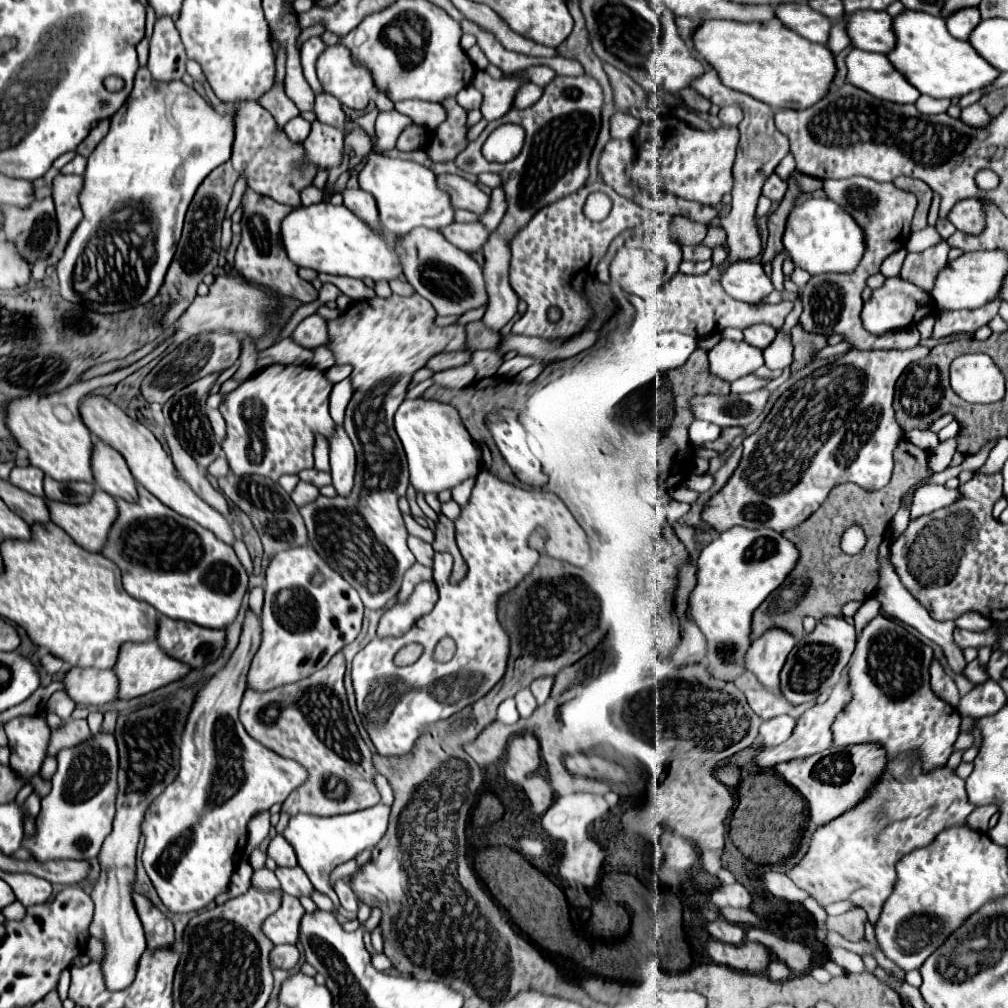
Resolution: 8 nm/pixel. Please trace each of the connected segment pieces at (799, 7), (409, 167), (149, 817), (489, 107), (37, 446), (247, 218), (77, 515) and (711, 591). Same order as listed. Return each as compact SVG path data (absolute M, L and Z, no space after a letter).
M784 3L776 7L776 17L798 35L814 41L828 43L830 37L830 19L822 13L816 13L808 3Z
M370 153L366 167L358 175L358 183L360 189L376 197L382 227L398 237L404 237L416 227L442 229L454 223L454 207L448 193L436 185L436 175L428 167L422 167L414 161L390 159L386 155Z
M248 611L240 645L236 647L232 659L196 695L182 731L178 777L148 805L142 821L142 835L146 841L142 851L144 869L164 905L174 913L200 911L210 905L216 895L224 893L230 885L230 877L236 865L244 855L244 847L248 841L248 821L256 813L268 811L274 803L282 803L296 787L300 787L308 779L308 771L298 761L272 753L272 749L252 739L240 725L238 709L248 687L246 675L250 669L250 661L260 647L260 635L260 619Z
M478 71L472 85L484 95L482 101L482 117L486 121L496 121L500 119L504 113L508 113L514 105L514 97L516 91L528 83L526 77L504 77L500 81L494 81L490 75L486 75L484 71Z
M128 365L124 369L116 369L116 373L106 373L106 377L94 377L92 381L78 381L76 385L66 387L64 391L52 395L32 395L24 399L16 399L8 405L8 429L18 441L20 447L28 451L28 459L34 467L42 469L54 481L88 481L94 483L92 475L92 437L88 427L82 425L82 417L78 411L80 399L98 387L116 385L130 373L134 373L138 365Z
M246 189L244 199L242 199L242 207L244 207L244 217L242 217L242 241L236 249L236 261L234 261L234 269L248 279L254 285L272 289L278 295L284 297L294 297L302 303L312 303L318 299L318 291L312 287L312 283L304 281L298 277L298 267L288 259L288 253L282 245L282 233L280 233L280 225L282 219L294 211L294 207L290 205L282 205L270 197L264 197L252 189Z
M96 489L94 495L90 497L88 503L84 505L68 505L68 503L60 503L60 501L48 501L46 499L46 505L50 509L50 515L52 515L52 521L66 529L70 533L72 539L76 539L80 543L80 547L84 547L86 551L90 553L100 553L104 549L104 543L108 541L108 533L118 517L118 505L116 505L116 499L110 497L106 491L102 489Z
M732 527L720 533L708 547L704 547L698 559L698 573L696 573L696 587L690 593L690 615L694 623L702 629L708 639L708 671L724 681L734 681L742 669L742 657L750 645L750 617L756 607L792 573L796 561L800 559L800 549L792 545L782 533L774 529L748 529L748 527Z

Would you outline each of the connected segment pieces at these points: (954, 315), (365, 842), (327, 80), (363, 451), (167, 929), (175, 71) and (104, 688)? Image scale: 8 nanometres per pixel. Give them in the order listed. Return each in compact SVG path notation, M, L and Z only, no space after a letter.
M992 301L980 309L962 309L962 311L940 311L934 325L934 339L956 335L956 333L974 333L986 325L998 313L1000 301Z
M378 803L378 805L362 809L362 811L354 811L348 815L334 815L334 817L294 815L294 817L290 817L288 827L284 829L284 837L294 847L296 857L298 857L298 865L306 871L312 885L320 893L330 897L335 909L340 907L340 903L332 885L330 885L332 871L338 865L354 859L364 849L374 849L376 843L384 837L386 829L388 829L388 817L390 817L390 807L384 803Z
M340 45L328 47L318 57L316 71L326 93L350 109L366 109L368 93L374 83L366 69L354 67L348 49Z
M414 293L412 297L392 295L388 299L376 297L370 301L352 301L348 311L340 319L328 321L328 333L330 333L328 349L332 349L336 363L352 365L350 379L352 379L354 395L346 407L344 429L356 449L356 459L358 459L356 477L350 495L346 497L320 495L318 499L300 505L298 509L300 515L304 517L310 545L360 593L362 603L368 609L384 609L388 601L396 599L404 573L416 563L412 551L406 545L408 531L404 527L402 513L398 509L398 499L406 493L408 487L408 465L406 465L402 443L394 431L392 417L406 395L406 387L410 383L412 373L424 367L430 355L436 355L440 351L464 349L464 327L462 325L436 327L434 317L436 311L432 309L432 303Z
M134 891L132 901L134 901L138 917L144 925L148 947L156 949L156 947L172 945L174 943L174 925L172 925L172 921L146 895L140 895L140 893Z
M162 17L154 25L154 35L150 39L148 71L158 83L182 79L186 73L184 45L170 17Z
M72 667L64 679L66 693L86 707L98 707L118 699L118 677L112 669L76 669Z

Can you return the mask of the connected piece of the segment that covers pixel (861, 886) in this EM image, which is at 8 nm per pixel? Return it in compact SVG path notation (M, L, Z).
M900 755L898 759L888 761L884 777L856 809L850 809L838 819L816 829L808 853L792 871L788 871L788 875L822 907L850 899L852 903L866 909L870 923L876 925L876 921L880 919L880 909L884 907L884 901L892 895L892 889L896 885L896 863L900 861L900 857L908 855L912 849L930 845L932 837L936 837L944 829L968 825L968 815L974 809L976 807L966 797L964 781L956 777L954 771L942 767L926 775L920 771L920 763L916 759L912 759L910 755Z

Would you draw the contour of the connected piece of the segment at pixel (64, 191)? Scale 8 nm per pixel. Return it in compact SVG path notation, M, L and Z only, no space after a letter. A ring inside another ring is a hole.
M62 175L54 177L52 185L52 199L56 203L56 217L58 217L58 255L64 251L72 231L82 219L78 195L84 187L84 179L80 175Z

